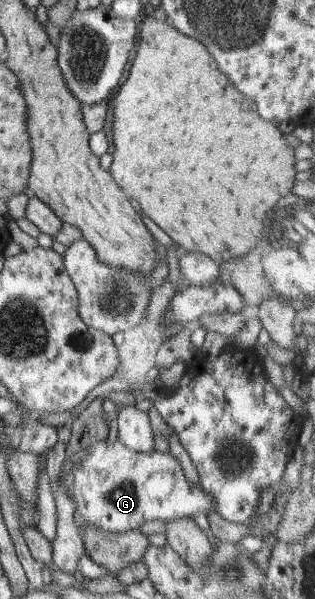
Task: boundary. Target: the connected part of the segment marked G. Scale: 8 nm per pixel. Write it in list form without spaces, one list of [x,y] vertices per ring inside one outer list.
[[[108,439],[96,441],[87,447],[87,455],[77,463],[77,467],[73,466],[67,475],[59,475],[57,480],[69,488],[69,494],[75,500],[73,515],[78,529],[83,524],[93,524],[101,530],[125,532],[137,530],[145,521],[153,519],[169,522],[175,518],[192,518],[197,512],[217,511],[213,497],[203,491],[200,483],[193,484],[185,479],[179,460],[169,451],[138,452],[125,447],[119,439],[114,442]]]

